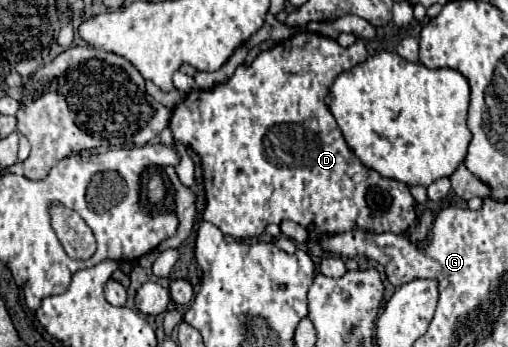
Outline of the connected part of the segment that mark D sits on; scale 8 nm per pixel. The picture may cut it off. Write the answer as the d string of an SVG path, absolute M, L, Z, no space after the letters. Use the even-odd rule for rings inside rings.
M303 31L303 33L295 33L293 37L289 37L287 41L283 43L277 43L273 49L269 51L263 51L255 57L255 61L251 65L239 65L235 69L235 73L225 81L225 83L219 83L215 85L213 89L209 91L203 91L203 89L193 89L185 95L185 99L181 103L175 105L173 109L173 115L171 115L171 121L169 121L169 129L173 133L175 139L179 139L185 147L193 149L199 157L201 157L201 165L203 165L203 179L205 179L205 195L207 195L207 205L205 205L205 211L203 211L203 219L213 223L215 227L219 227L225 235L231 235L231 237L237 237L237 239L249 239L249 237L257 237L257 235L263 235L265 233L265 227L269 223L281 223L285 219L291 219L303 227L307 227L309 223L315 223L317 231L321 233L341 233L341 231L349 231L353 227L361 227L361 229L367 229L367 231L377 231L377 233L383 233L383 231L391 231L391 233L405 233L417 219L417 203L409 191L409 185L397 181L397 179L385 179L381 177L377 171L371 173L369 167L365 167L353 151L349 151L345 139L343 139L343 133L335 121L335 117L331 115L327 103L325 103L325 97L333 85L333 81L337 79L339 73L343 71L349 71L351 67L363 63L367 59L367 49L365 49L365 43L363 39L357 39L351 47L343 49L335 39L329 39L329 37L323 37L319 33L311 33L311 31ZM371 175L373 175L373 195L375 193L385 193L387 199L389 199L389 205L385 211L381 211L381 215L373 215L371 211L371 203L369 203L369 197L371 197Z

